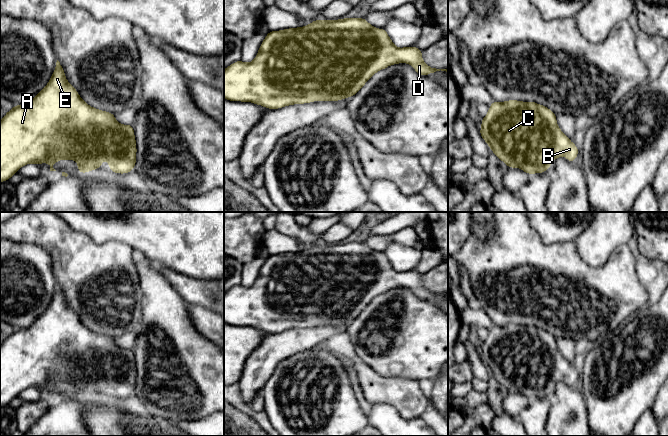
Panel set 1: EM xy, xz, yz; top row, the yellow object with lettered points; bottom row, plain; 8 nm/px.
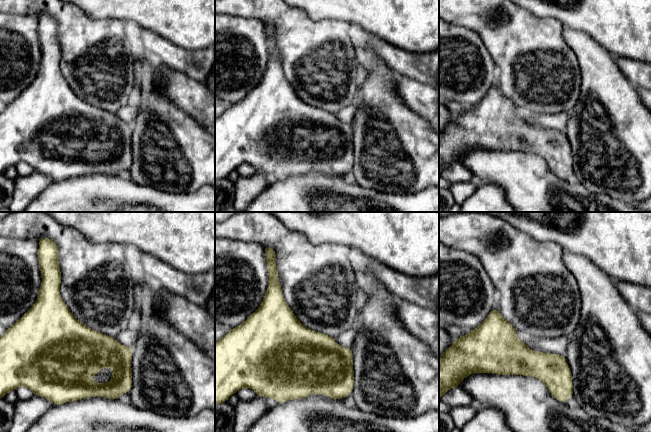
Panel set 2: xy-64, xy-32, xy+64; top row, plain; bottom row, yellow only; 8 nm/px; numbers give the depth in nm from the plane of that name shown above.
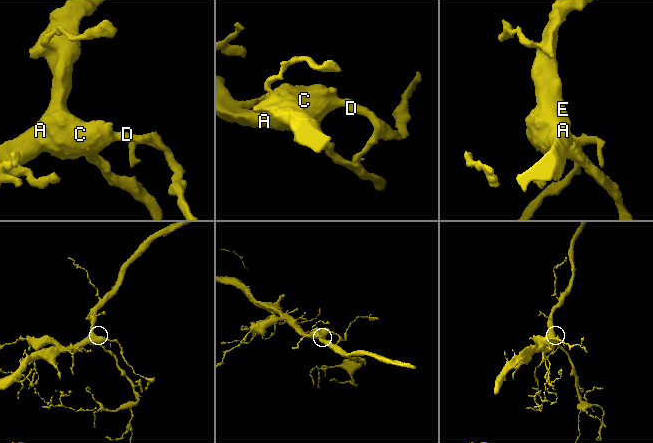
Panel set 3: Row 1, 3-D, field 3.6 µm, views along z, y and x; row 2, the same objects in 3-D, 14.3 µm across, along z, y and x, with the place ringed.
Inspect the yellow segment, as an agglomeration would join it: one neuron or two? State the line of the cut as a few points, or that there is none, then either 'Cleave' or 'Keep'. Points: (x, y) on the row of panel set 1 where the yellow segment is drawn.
No split. Keep

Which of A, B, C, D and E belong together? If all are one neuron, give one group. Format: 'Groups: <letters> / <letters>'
Groups: A B C D E

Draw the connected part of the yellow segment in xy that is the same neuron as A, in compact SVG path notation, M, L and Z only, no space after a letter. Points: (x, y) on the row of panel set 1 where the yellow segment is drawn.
M58 60L45 88L28 104L15 105L0 121L0 183L10 179L22 166L29 163L40 165L47 162L50 171L56 171L53 168L56 161L69 159L77 162L79 173L99 169L102 161L107 160L110 171L125 174L134 169L136 153L133 125L119 124L115 120L115 114L93 108L83 101L77 90L67 81Z

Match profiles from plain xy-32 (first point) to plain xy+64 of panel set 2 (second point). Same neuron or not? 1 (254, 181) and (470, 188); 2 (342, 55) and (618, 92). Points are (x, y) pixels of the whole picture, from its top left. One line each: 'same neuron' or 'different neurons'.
1: same neuron
2: different neurons

